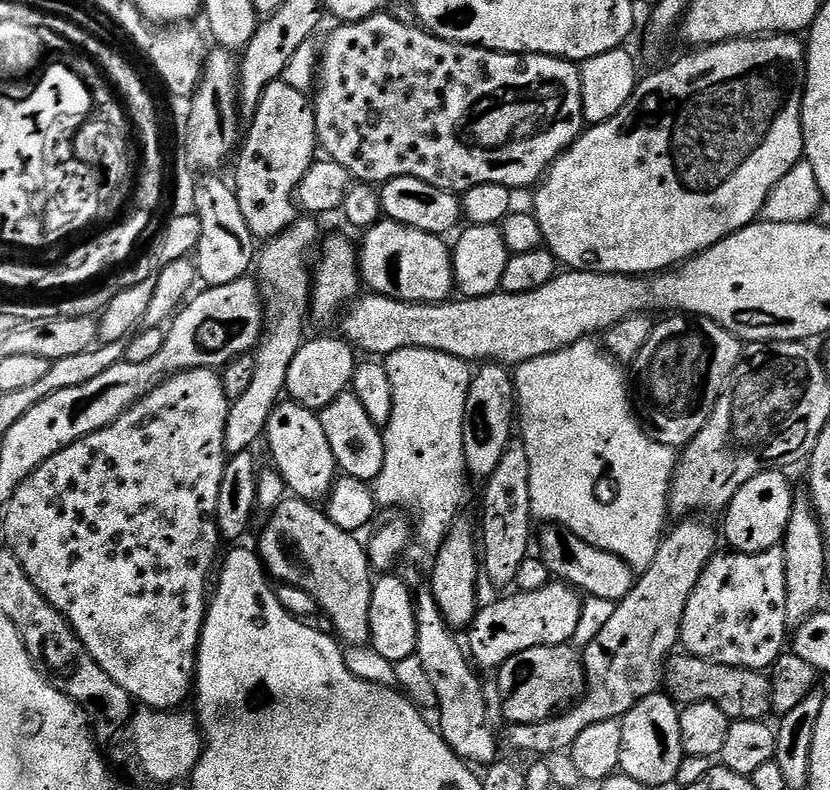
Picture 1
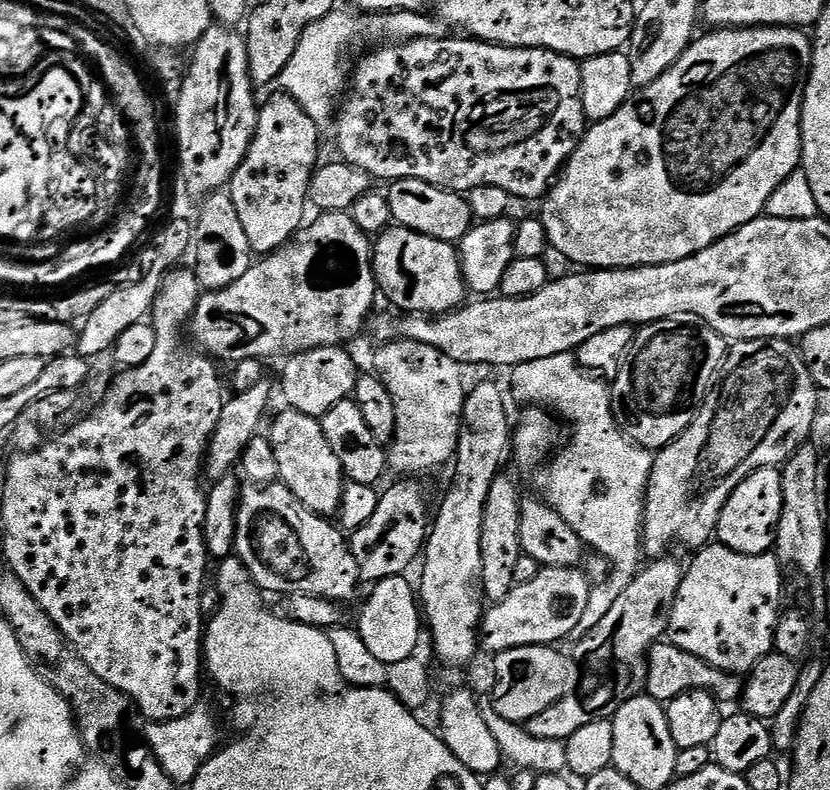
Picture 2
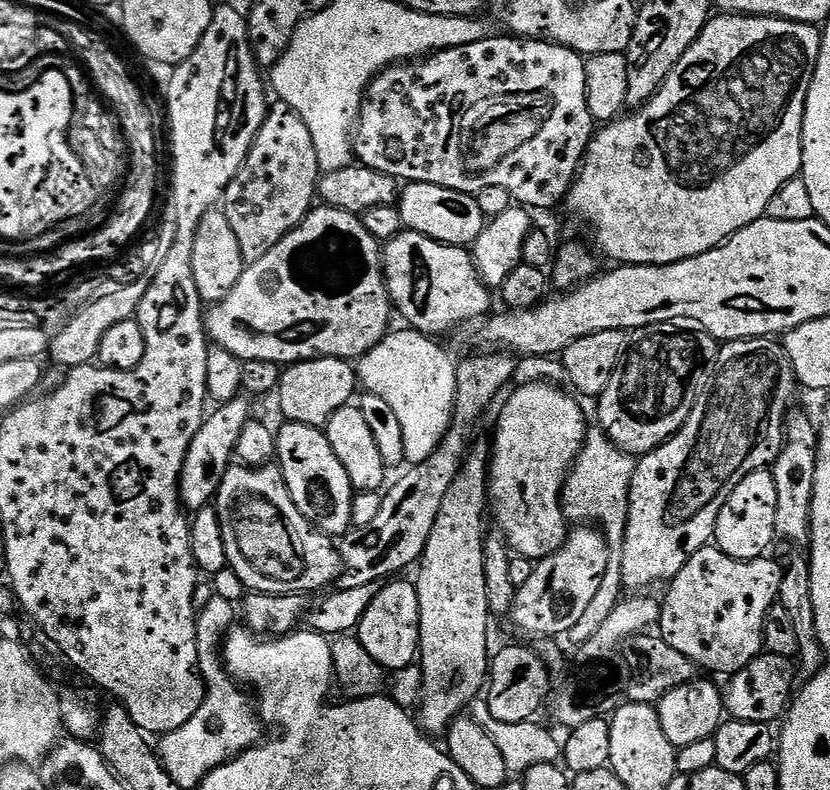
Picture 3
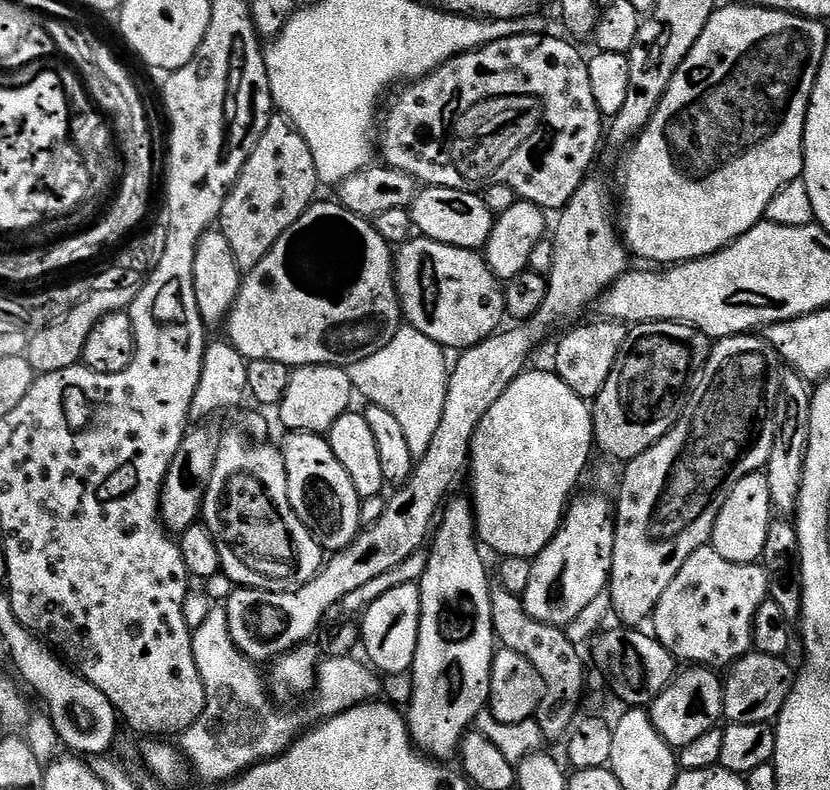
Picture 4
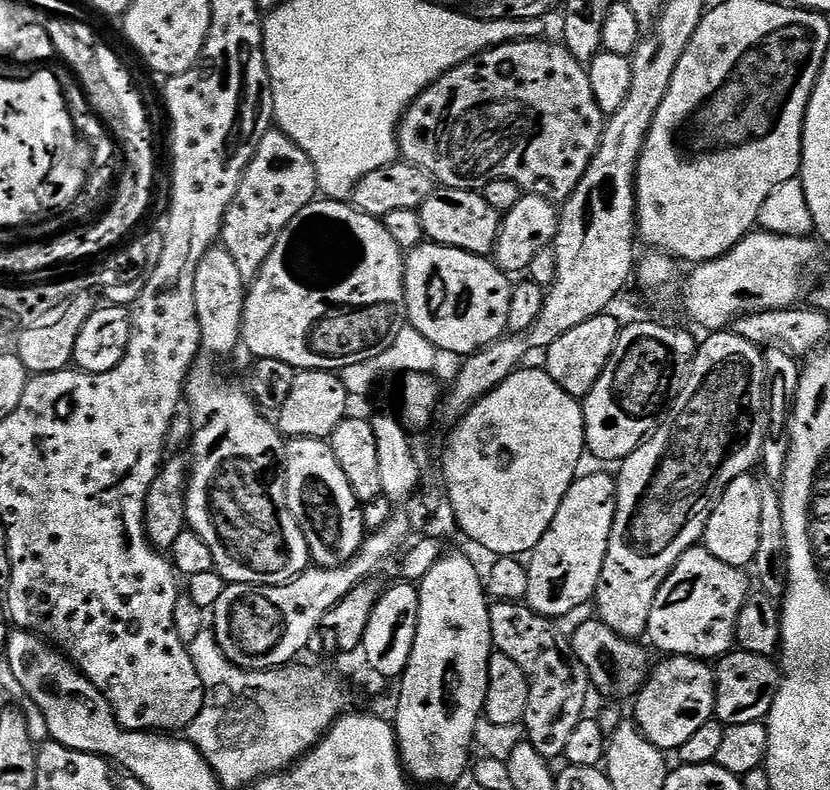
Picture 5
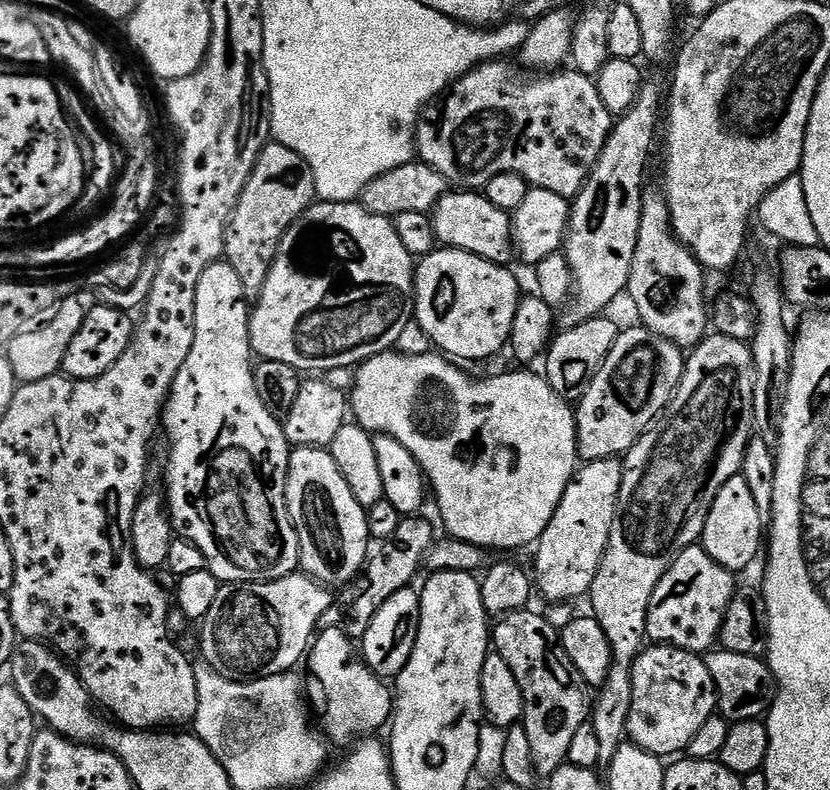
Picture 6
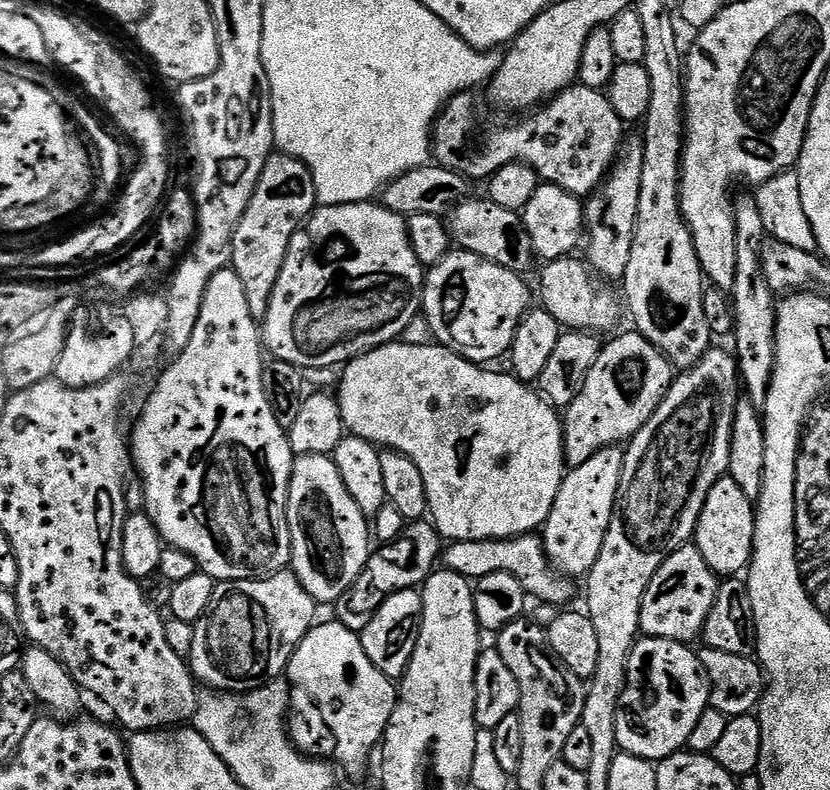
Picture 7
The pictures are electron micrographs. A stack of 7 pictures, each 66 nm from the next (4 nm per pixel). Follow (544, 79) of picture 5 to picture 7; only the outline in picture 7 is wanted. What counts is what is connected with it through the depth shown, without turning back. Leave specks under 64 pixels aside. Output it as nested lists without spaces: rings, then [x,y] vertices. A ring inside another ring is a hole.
[[[577,83],[525,115],[528,117],[521,124],[512,124],[497,132],[480,121],[479,110],[472,108],[472,95],[471,91],[459,92],[434,121],[431,155],[441,168],[451,168],[469,181],[484,182],[502,166],[513,162],[529,164],[543,183],[587,198],[616,162],[625,125],[618,114],[614,114],[614,106],[610,106],[601,89]]]

